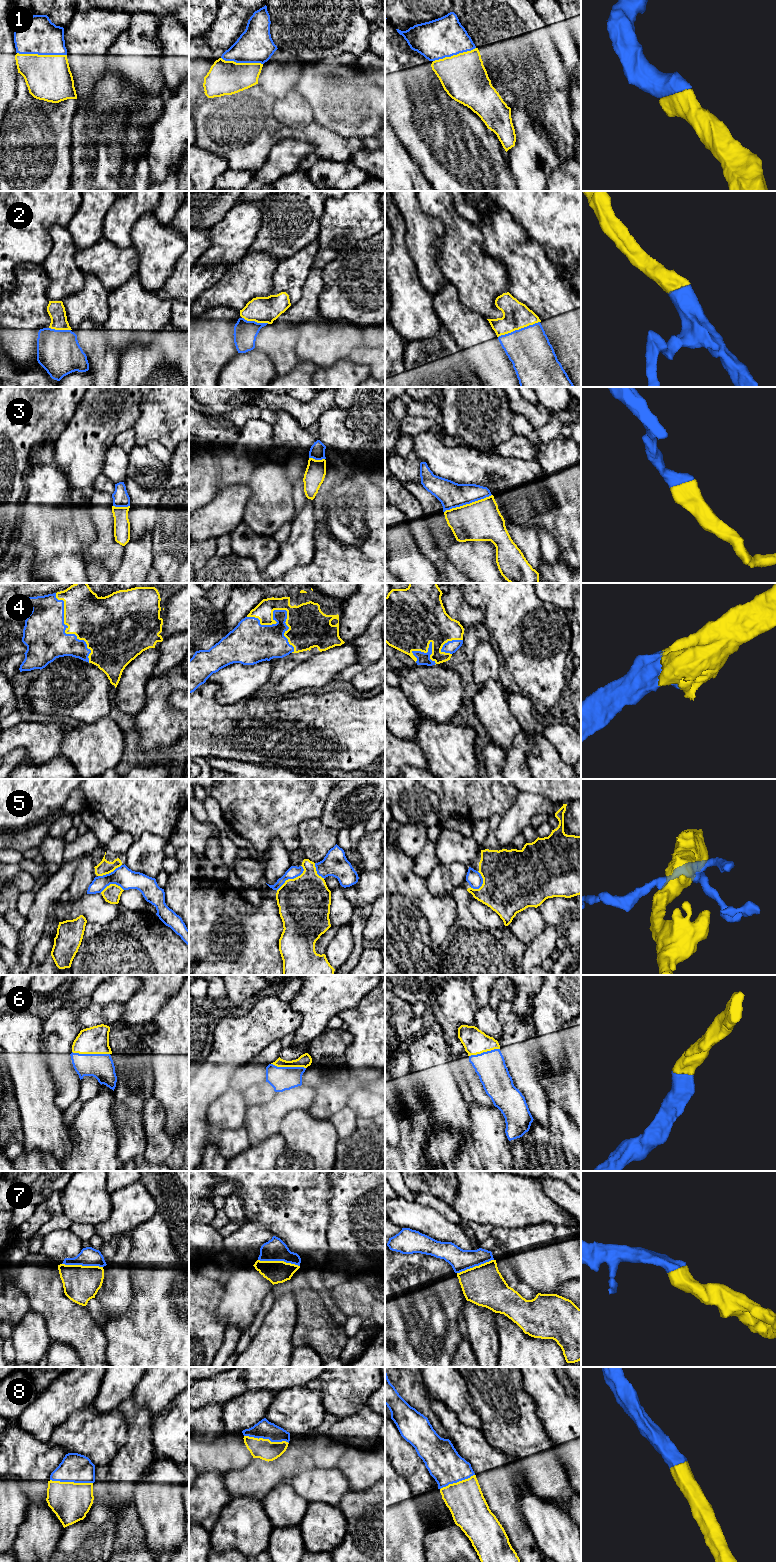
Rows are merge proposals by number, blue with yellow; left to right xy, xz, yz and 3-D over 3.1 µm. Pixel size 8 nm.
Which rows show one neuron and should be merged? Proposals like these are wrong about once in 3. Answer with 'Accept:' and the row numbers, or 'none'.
Accept: 1, 2, 4, 6, 7, 8

